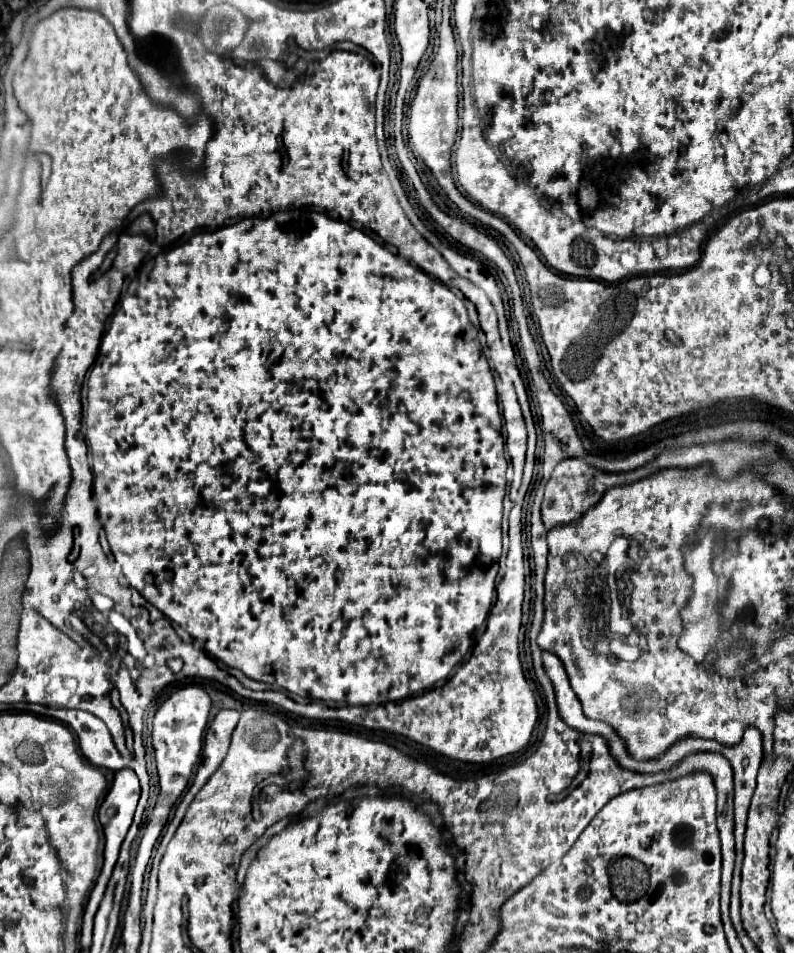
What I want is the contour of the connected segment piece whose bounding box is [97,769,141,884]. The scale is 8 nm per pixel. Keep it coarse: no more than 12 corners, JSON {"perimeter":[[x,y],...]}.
{"perimeter":[[131,769],[115,781],[99,807],[105,833],[103,869],[109,882],[119,847],[139,801],[139,779]]}

